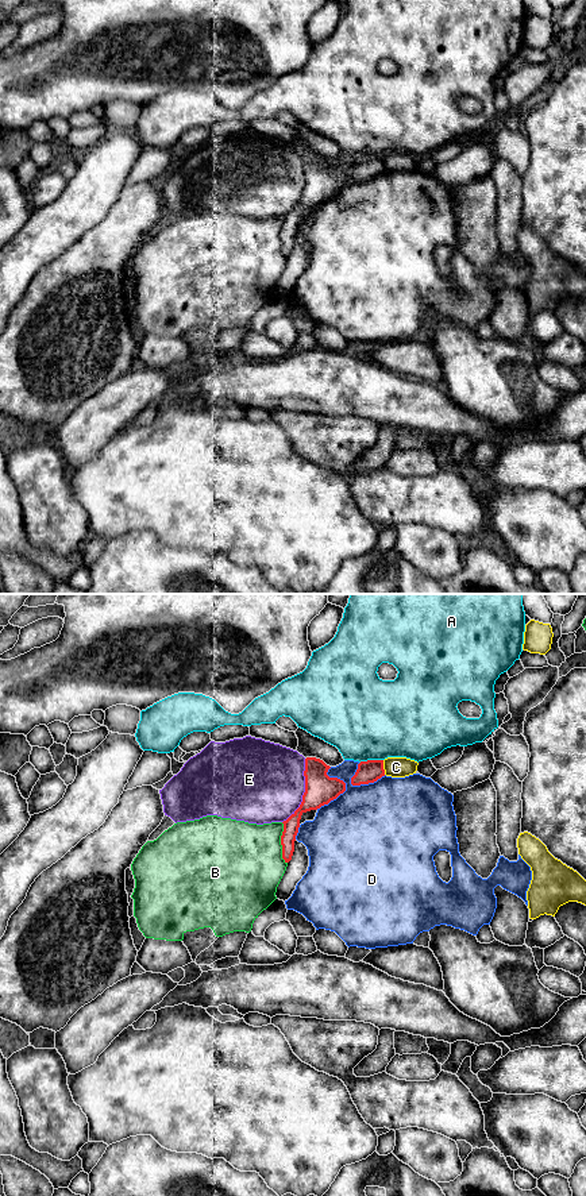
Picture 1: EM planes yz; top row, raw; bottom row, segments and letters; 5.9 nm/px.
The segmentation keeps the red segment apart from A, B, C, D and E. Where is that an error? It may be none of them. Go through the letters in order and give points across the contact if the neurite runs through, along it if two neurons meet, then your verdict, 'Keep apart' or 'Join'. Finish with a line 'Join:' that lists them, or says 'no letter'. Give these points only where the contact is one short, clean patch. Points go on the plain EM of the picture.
A: Boundary: yz (382, 154), (367, 154), (359, 158). Keep apart
B: Boundary: yz (281, 218), (281, 253), (286, 258). Keep apart
C: Boundary: yz (382, 155), (385, 169). Keep apart
D: Keep apart
E: Keep apart
Join: no letter

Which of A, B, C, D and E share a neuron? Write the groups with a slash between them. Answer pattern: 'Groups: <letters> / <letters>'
Groups: A / B / C / D / E

